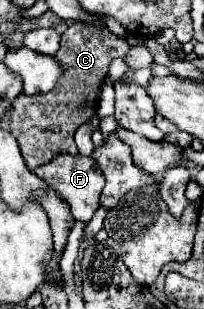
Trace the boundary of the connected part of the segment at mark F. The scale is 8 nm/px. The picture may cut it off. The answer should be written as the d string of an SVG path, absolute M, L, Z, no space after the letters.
M60 154L56 156L52 162L36 168L36 176L40 176L52 190L56 190L58 194L62 194L64 198L68 198L68 204L72 208L72 216L84 224L88 224L92 220L92 214L96 212L96 208L100 206L100 192L104 188L104 176L98 168L98 164L82 154Z

